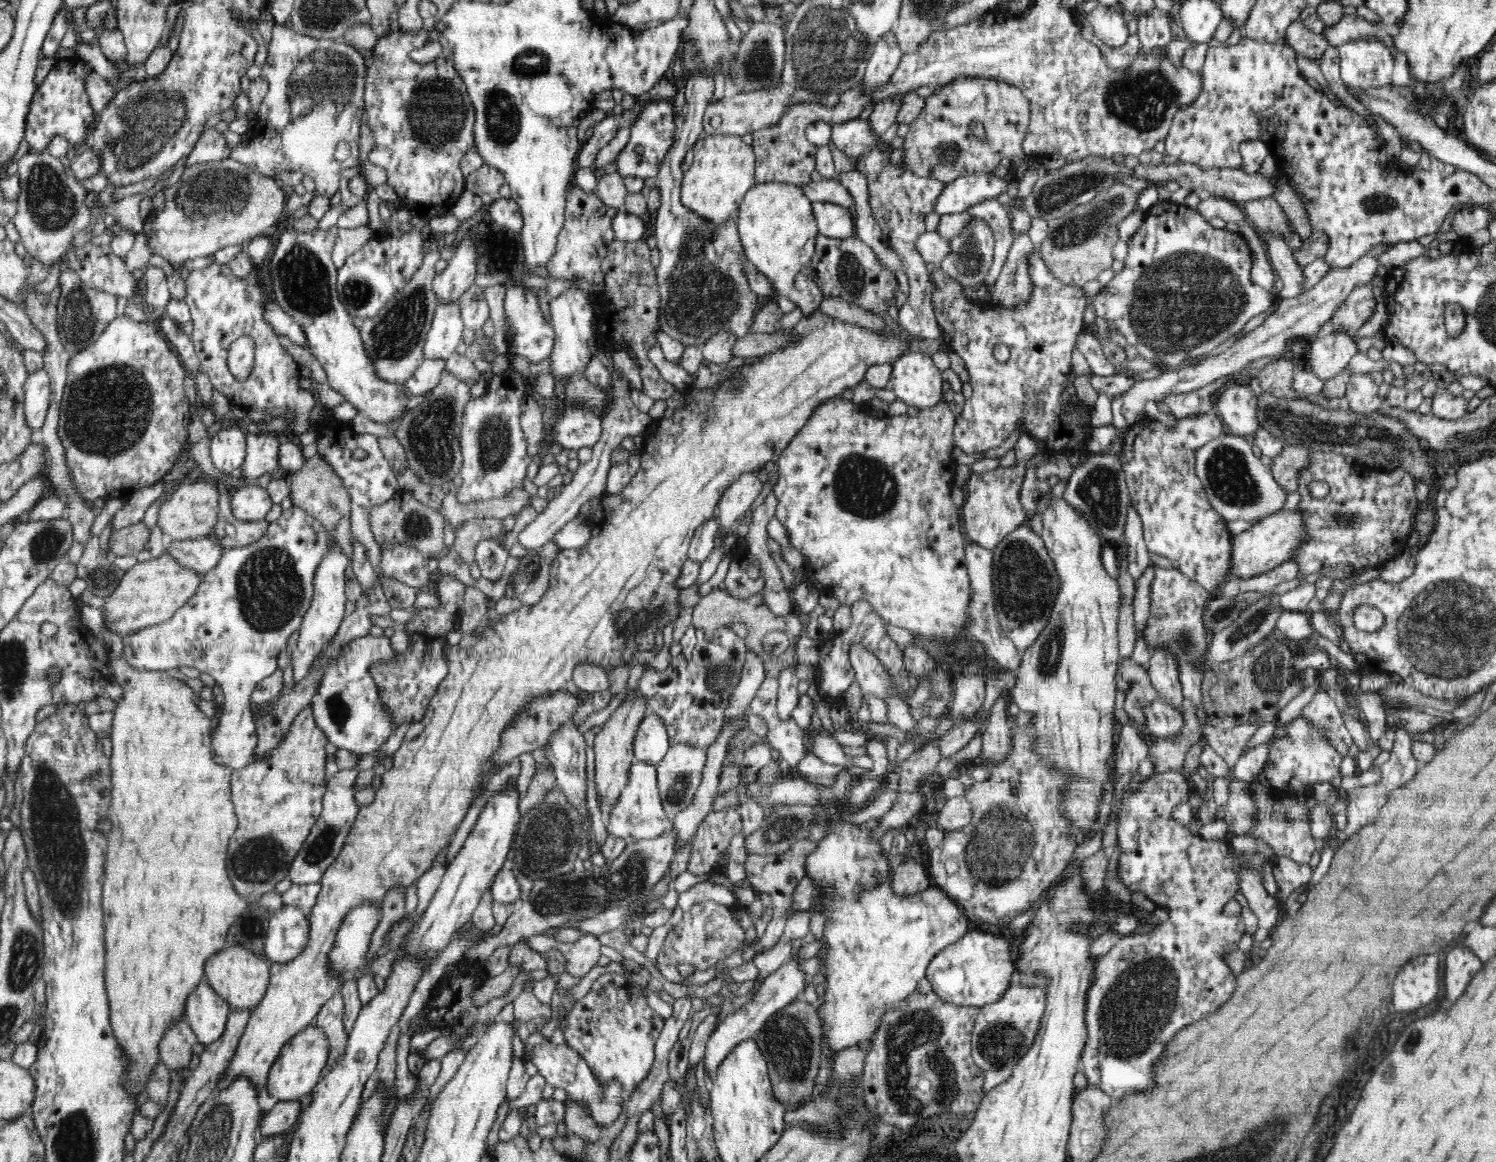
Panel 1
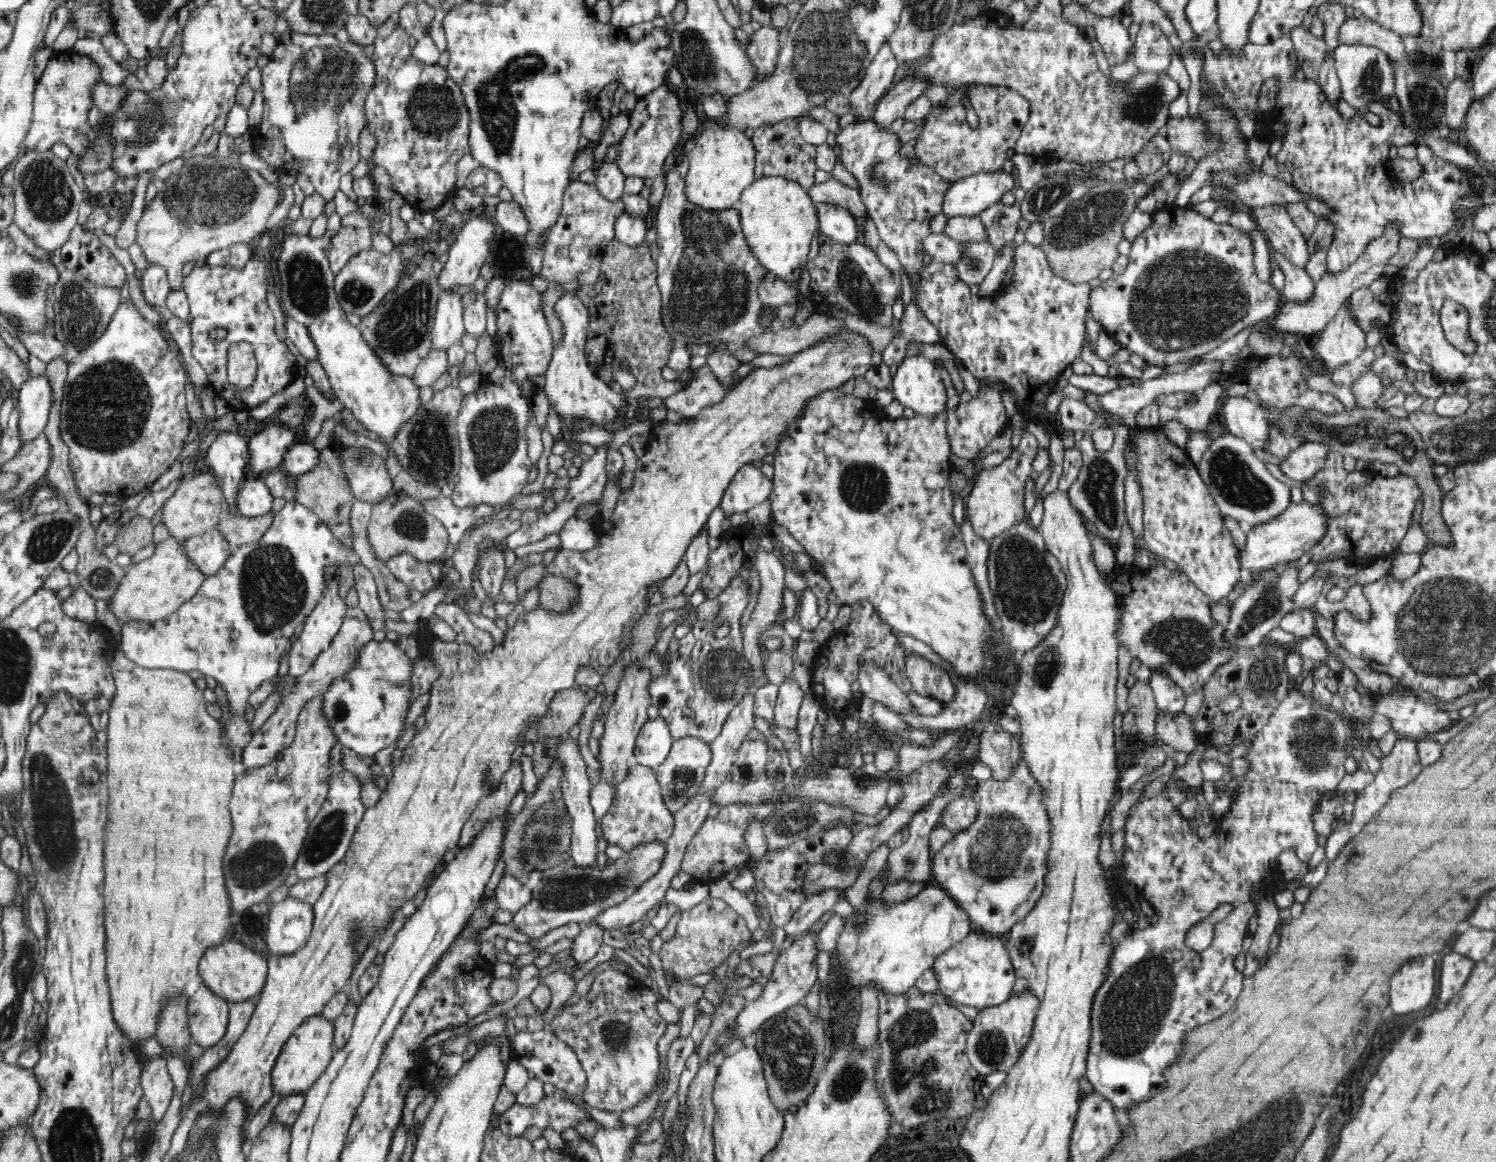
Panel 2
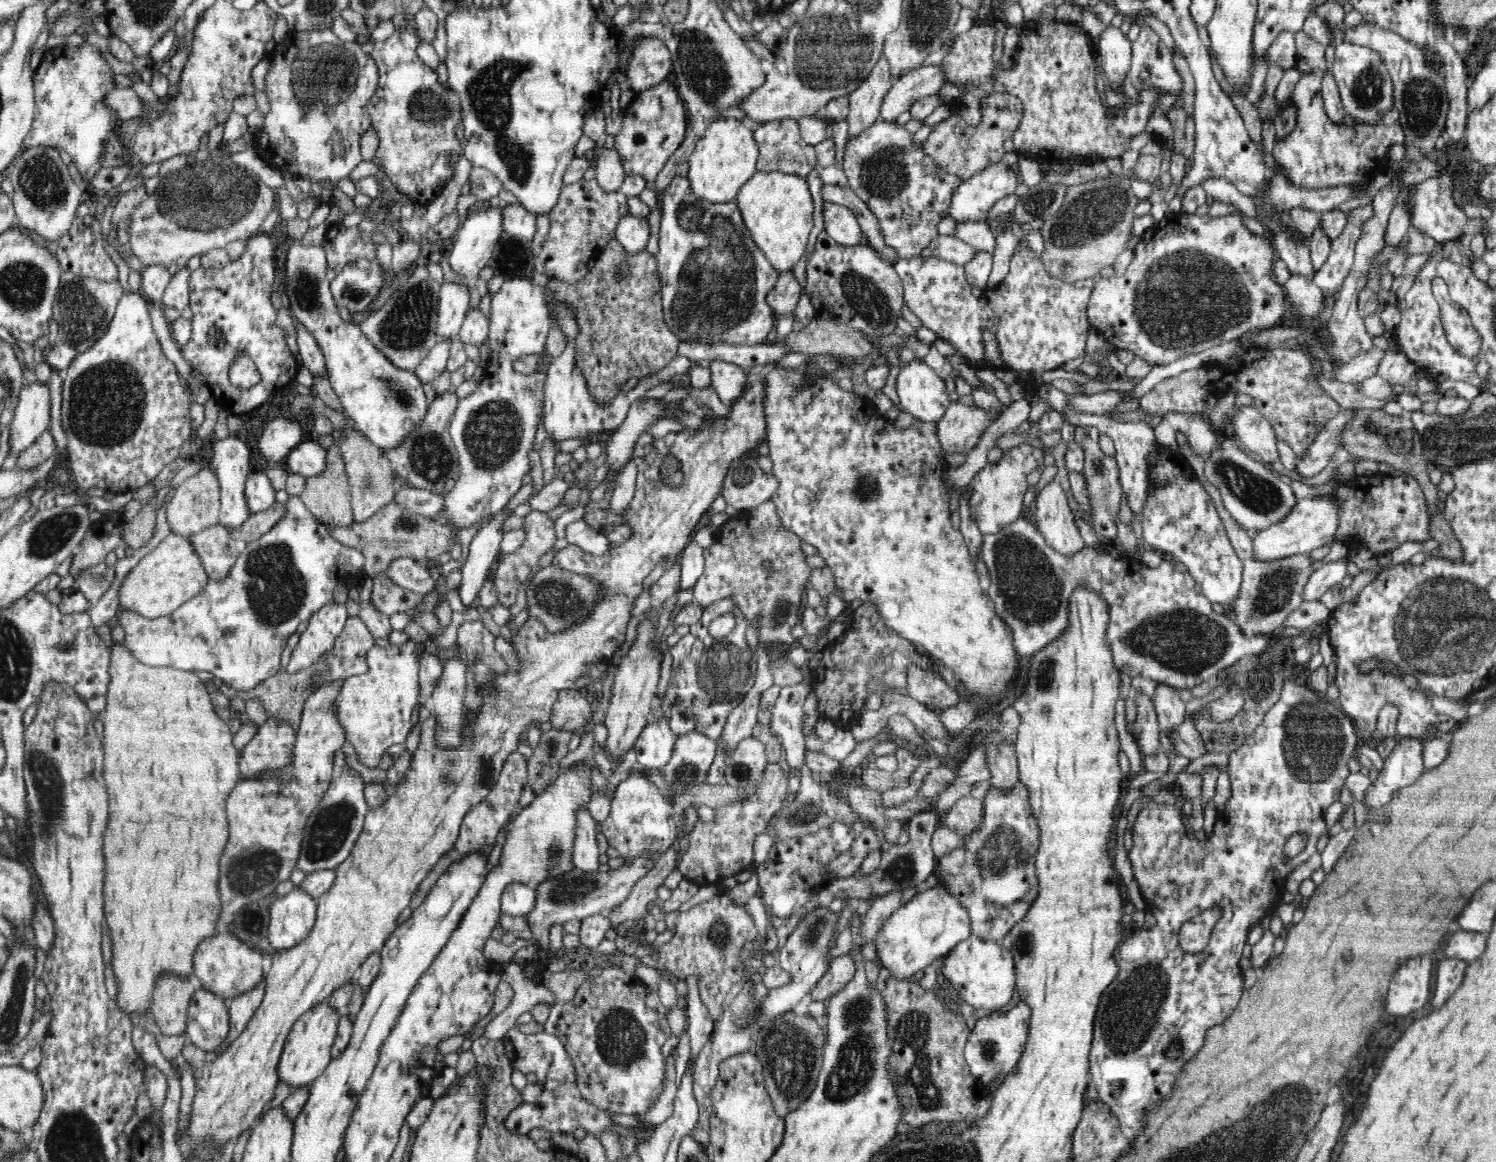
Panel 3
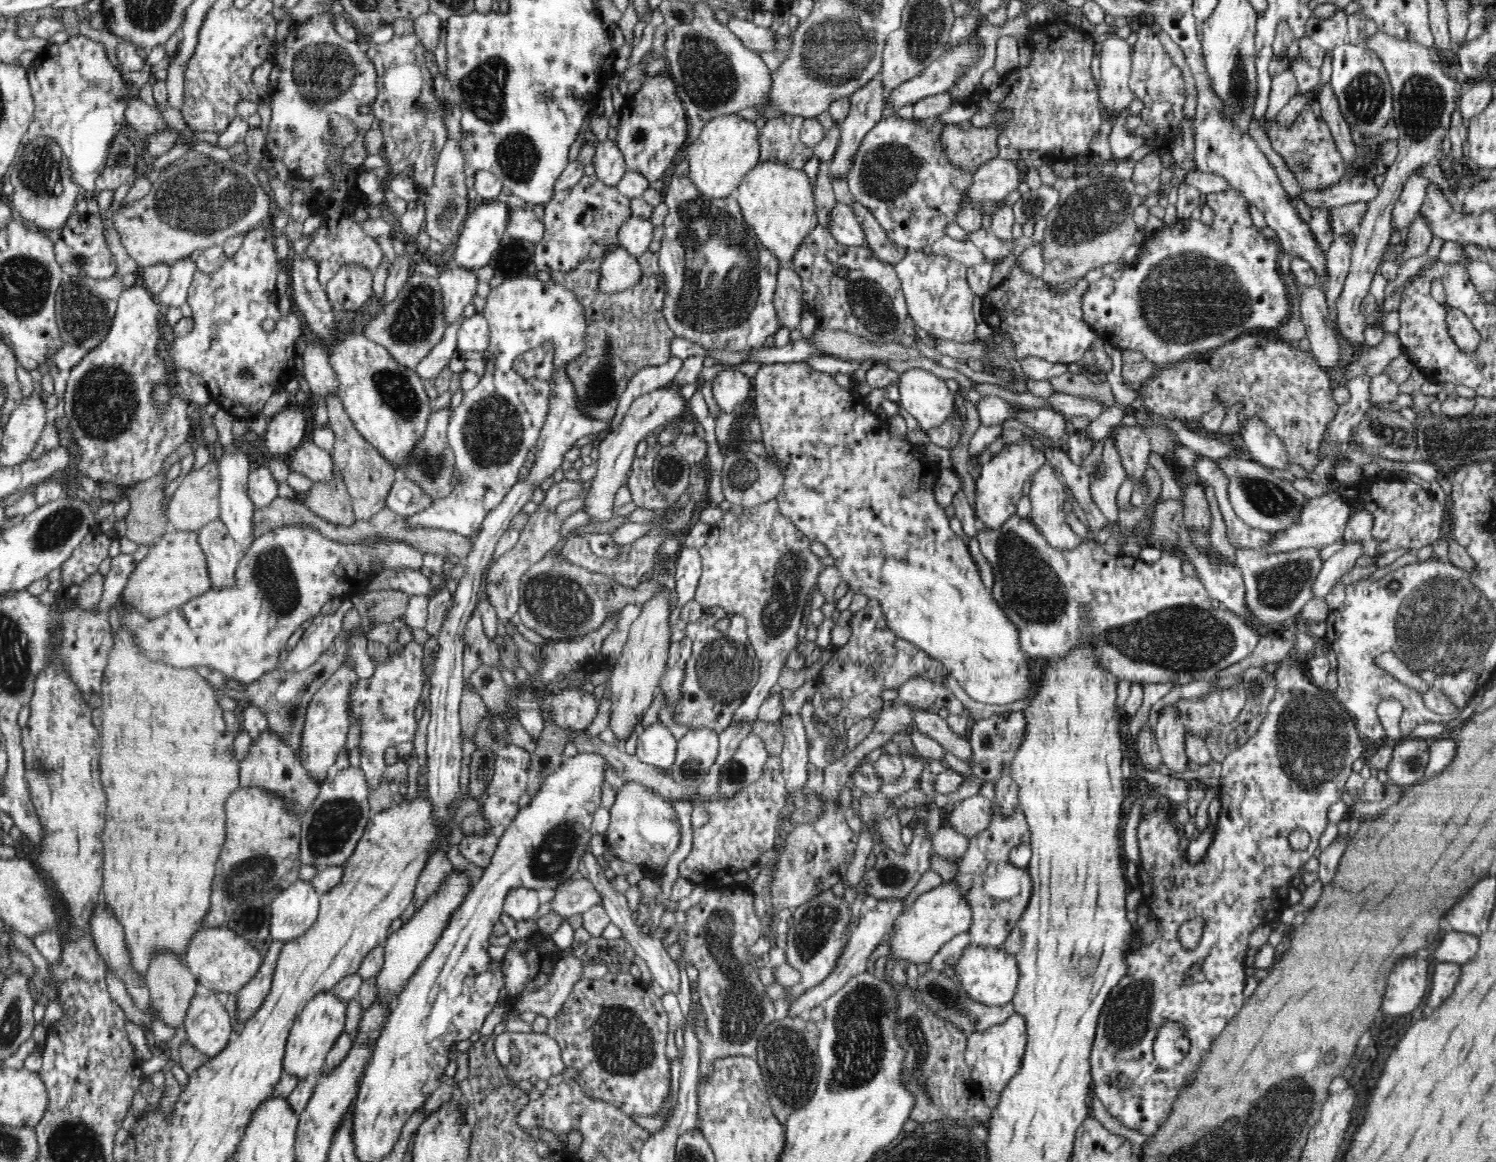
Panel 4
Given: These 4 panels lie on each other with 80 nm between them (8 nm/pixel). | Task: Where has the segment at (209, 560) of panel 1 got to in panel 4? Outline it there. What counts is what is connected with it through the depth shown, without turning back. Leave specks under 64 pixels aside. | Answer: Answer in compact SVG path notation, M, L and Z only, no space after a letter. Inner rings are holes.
M220 519L198 531L198 543L206 557L211 586L218 590L234 586L234 574L242 553L236 550L236 542L230 538L227 527Z

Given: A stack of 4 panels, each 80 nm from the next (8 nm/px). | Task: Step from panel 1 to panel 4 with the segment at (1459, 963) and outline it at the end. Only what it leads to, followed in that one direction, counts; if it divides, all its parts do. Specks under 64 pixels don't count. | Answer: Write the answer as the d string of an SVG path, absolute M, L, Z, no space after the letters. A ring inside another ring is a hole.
M1438 963L1434 968L1432 984L1430 984L1430 994L1426 998L1428 1009L1438 1008L1454 990L1458 976L1460 976L1460 965L1456 963Z

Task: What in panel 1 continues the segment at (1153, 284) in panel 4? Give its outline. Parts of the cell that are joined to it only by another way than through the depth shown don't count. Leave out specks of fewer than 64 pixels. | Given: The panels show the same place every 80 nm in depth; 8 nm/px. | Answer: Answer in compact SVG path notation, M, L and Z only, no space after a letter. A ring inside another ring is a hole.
M1170 200L1156 203L1145 212L1144 222L1140 226L1140 230L1127 240L1127 256L1125 259L1124 269L1115 274L1113 278L1096 293L1096 296L1091 300L1096 314L1104 320L1114 322L1114 326L1120 331L1120 334L1126 338L1127 344L1134 346L1138 350L1140 356L1144 356L1146 360L1151 362L1153 366L1176 366L1184 362L1188 358L1202 356L1223 342L1226 342L1230 336L1242 330L1247 322L1250 322L1254 316L1266 312L1274 306L1274 301L1277 297L1271 291L1262 286L1252 283L1250 278L1251 268L1253 267L1253 252L1248 246L1248 242L1237 231L1233 232L1226 228L1216 228L1210 225L1210 221L1206 220L1197 209L1192 209L1184 205L1184 203L1176 203Z

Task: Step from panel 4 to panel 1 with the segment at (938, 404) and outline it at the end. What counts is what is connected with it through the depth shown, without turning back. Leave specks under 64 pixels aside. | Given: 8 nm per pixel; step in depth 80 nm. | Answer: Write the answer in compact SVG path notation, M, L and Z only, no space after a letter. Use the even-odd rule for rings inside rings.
M908 351L900 355L891 365L892 372L888 388L891 388L895 392L896 398L905 402L908 407L916 406L920 411L924 411L943 400L942 372L932 361L931 354L922 355L918 352Z

